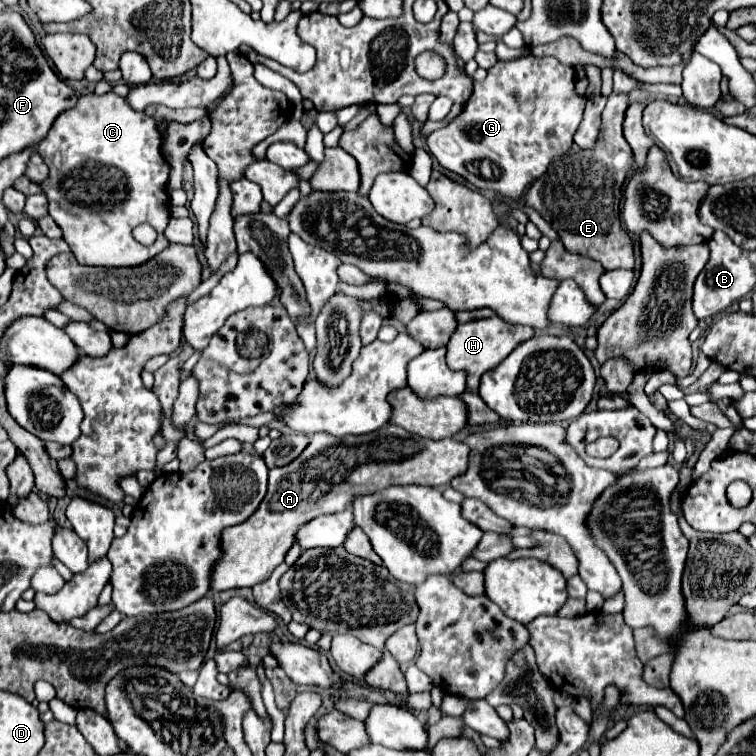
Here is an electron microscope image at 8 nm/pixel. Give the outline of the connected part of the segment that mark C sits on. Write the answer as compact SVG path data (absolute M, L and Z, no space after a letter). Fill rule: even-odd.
M115 93L85 95L73 109L57 117L57 123L53 123L51 131L39 143L37 151L49 167L49 177L45 183L41 183L43 193L49 199L49 215L63 231L63 239L81 265L139 267L139 263L147 263L153 259L153 255L159 255L165 247L169 247L163 231L171 217L167 195L167 179L171 167L161 155L161 135L155 129L155 121L151 117L133 111L125 99ZM141 223L149 223L157 231L157 239L149 247L139 245L131 235L133 227Z

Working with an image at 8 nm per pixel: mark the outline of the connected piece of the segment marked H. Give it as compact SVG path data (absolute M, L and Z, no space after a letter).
M489 317L489 319L477 319L469 321L463 325L457 325L453 331L449 343L447 343L447 365L455 371L465 371L467 373L467 389L477 393L479 389L479 379L485 371L493 369L499 365L519 343L531 339L535 333L527 325L515 325L507 323L501 317Z

